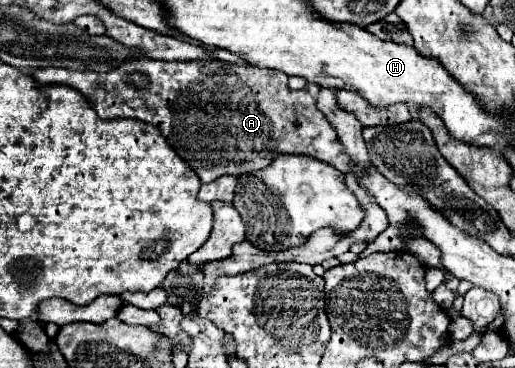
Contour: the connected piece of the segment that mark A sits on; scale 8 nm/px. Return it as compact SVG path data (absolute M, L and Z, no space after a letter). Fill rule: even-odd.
M130 59L120 63L116 69L108 73L96 71L74 71L66 67L42 67L30 73L38 85L56 83L68 85L80 91L96 111L100 119L118 119L130 117L152 123L166 137L168 145L192 167L192 171L200 177L202 183L212 183L222 175L242 175L250 171L258 171L266 167L270 159L278 153L292 155L310 155L320 161L334 165L340 171L346 171L346 151L338 143L334 129L326 121L326 117L316 109L314 99L306 89L292 91L288 87L288 75L272 69L258 67L238 67L224 61L154 61L154 59ZM132 71L146 73L150 77L150 85L144 89L136 89L128 83L126 75Z

